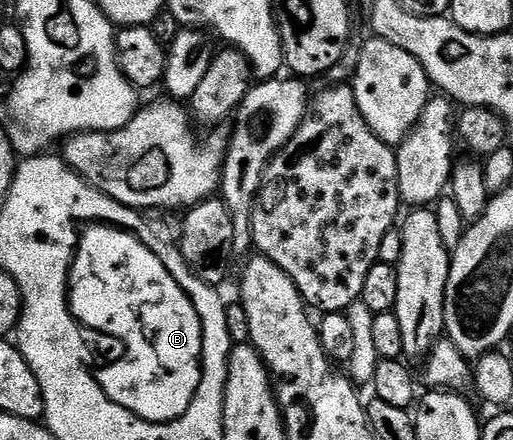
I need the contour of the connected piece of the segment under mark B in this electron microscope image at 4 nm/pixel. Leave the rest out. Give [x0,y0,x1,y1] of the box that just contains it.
[73,217,203,424]

